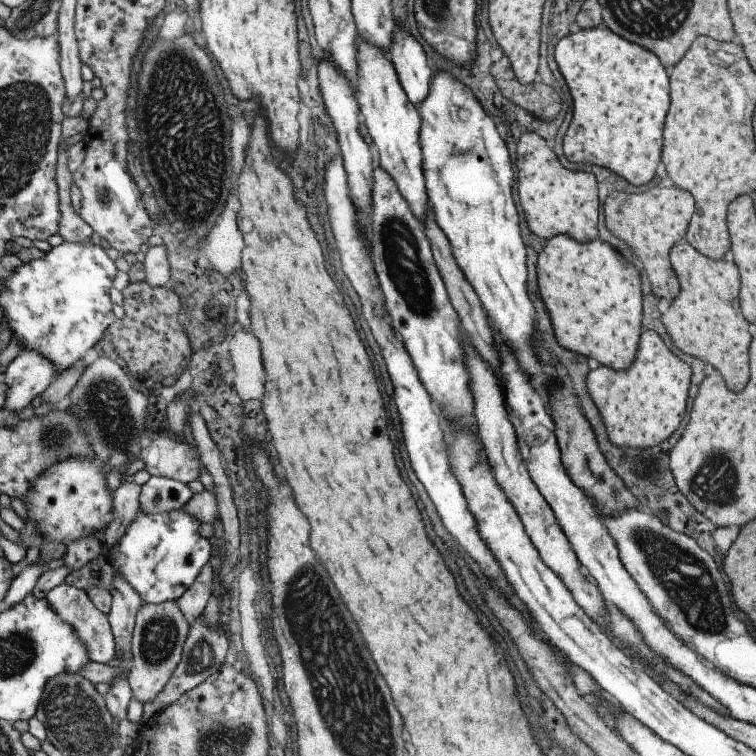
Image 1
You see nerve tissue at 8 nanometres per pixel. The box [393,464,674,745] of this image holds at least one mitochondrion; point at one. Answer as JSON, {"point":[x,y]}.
{"point":[507,722]}

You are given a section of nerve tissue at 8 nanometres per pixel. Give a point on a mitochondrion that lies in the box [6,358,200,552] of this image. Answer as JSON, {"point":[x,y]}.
{"point":[106,407]}

